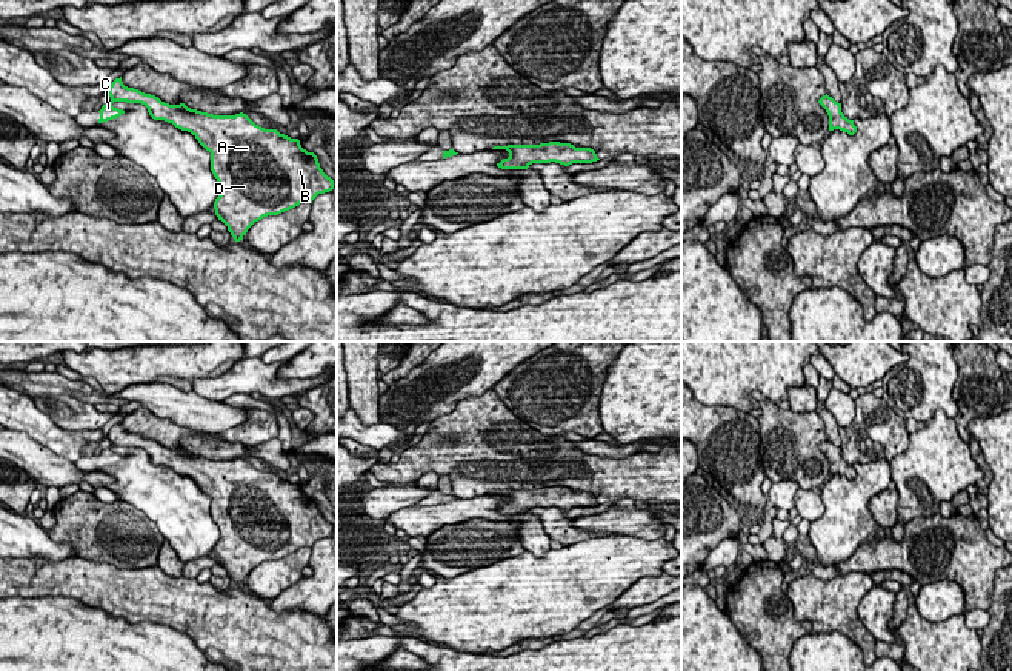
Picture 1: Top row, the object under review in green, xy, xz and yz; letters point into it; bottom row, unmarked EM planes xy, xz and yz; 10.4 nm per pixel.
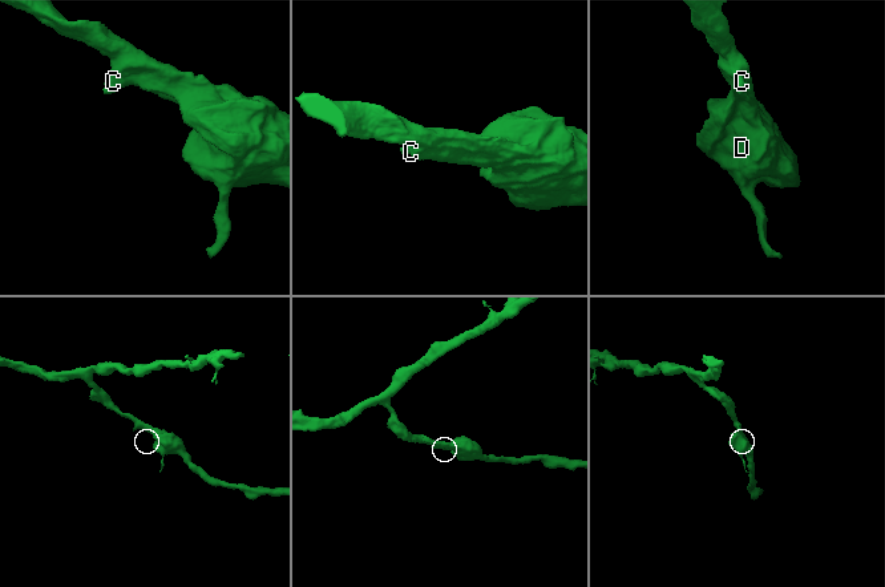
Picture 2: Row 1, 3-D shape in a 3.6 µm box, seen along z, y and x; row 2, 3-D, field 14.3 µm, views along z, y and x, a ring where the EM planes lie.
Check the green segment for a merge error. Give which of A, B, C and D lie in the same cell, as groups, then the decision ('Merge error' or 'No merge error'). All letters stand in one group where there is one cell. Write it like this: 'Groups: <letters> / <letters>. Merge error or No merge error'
Groups: A B C D. No merge error

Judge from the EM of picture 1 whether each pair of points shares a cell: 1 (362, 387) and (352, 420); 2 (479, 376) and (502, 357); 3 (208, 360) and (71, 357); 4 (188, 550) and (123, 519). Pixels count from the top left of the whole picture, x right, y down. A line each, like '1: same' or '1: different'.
1: different
2: same
3: same
4: different

